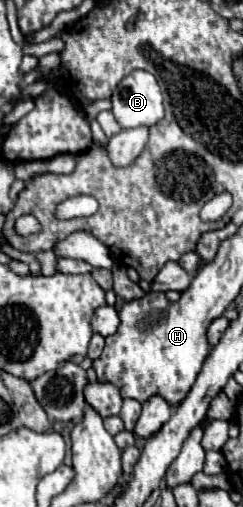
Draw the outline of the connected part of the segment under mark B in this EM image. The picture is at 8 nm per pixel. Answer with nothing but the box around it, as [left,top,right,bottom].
[113,70,163,128]

